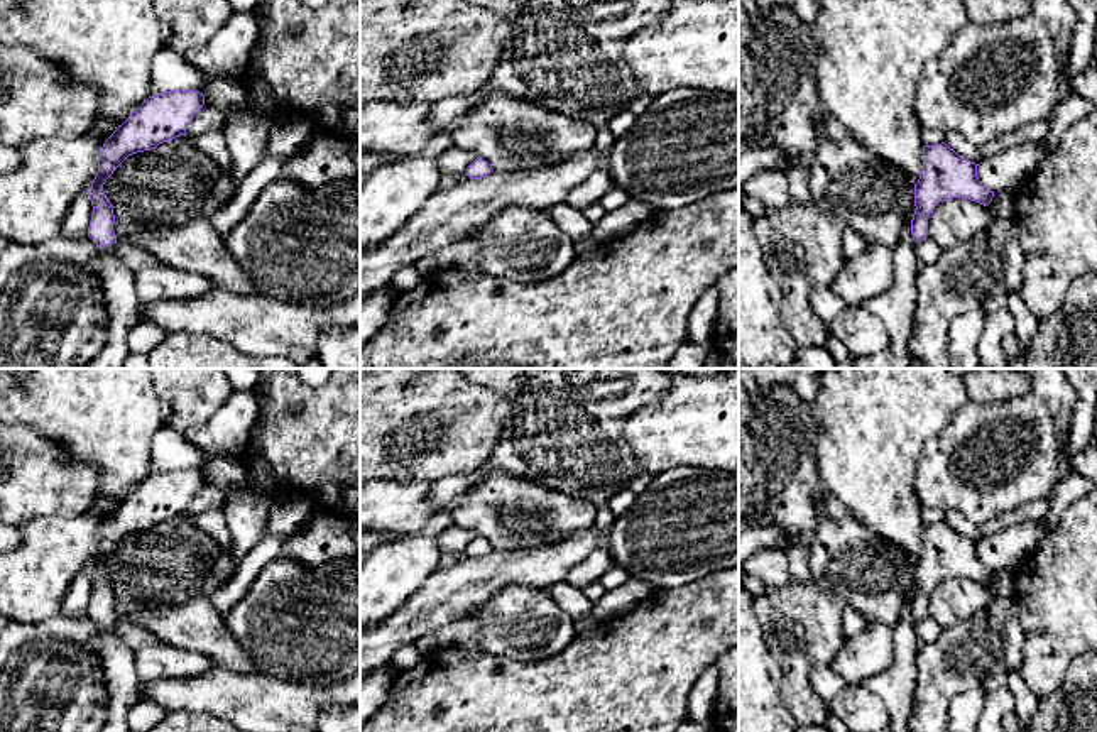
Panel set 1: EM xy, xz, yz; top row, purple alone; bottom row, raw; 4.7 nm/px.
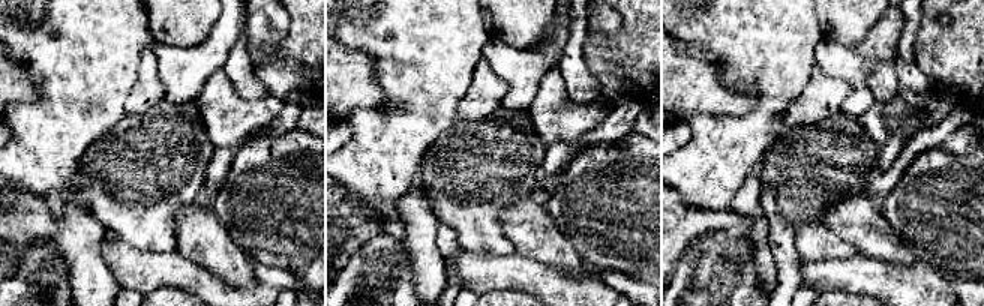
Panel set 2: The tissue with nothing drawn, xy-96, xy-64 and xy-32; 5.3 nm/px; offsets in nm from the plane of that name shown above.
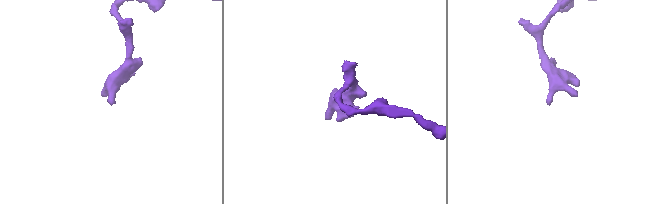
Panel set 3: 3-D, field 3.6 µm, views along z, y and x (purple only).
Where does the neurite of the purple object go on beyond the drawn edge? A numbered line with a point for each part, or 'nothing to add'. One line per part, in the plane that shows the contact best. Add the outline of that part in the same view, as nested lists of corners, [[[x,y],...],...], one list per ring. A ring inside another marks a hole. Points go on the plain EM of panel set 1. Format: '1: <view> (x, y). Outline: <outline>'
1: xy (119, 665). Outline: [[[113,622],[106,624],[105,636],[95,642],[101,656],[110,690],[108,718],[100,732],[128,732],[128,710],[142,693],[134,653],[117,636]]]

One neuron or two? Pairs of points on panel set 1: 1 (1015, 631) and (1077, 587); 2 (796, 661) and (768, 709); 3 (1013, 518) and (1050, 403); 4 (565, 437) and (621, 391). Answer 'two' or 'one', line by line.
1: two
2: two
3: two
4: one

